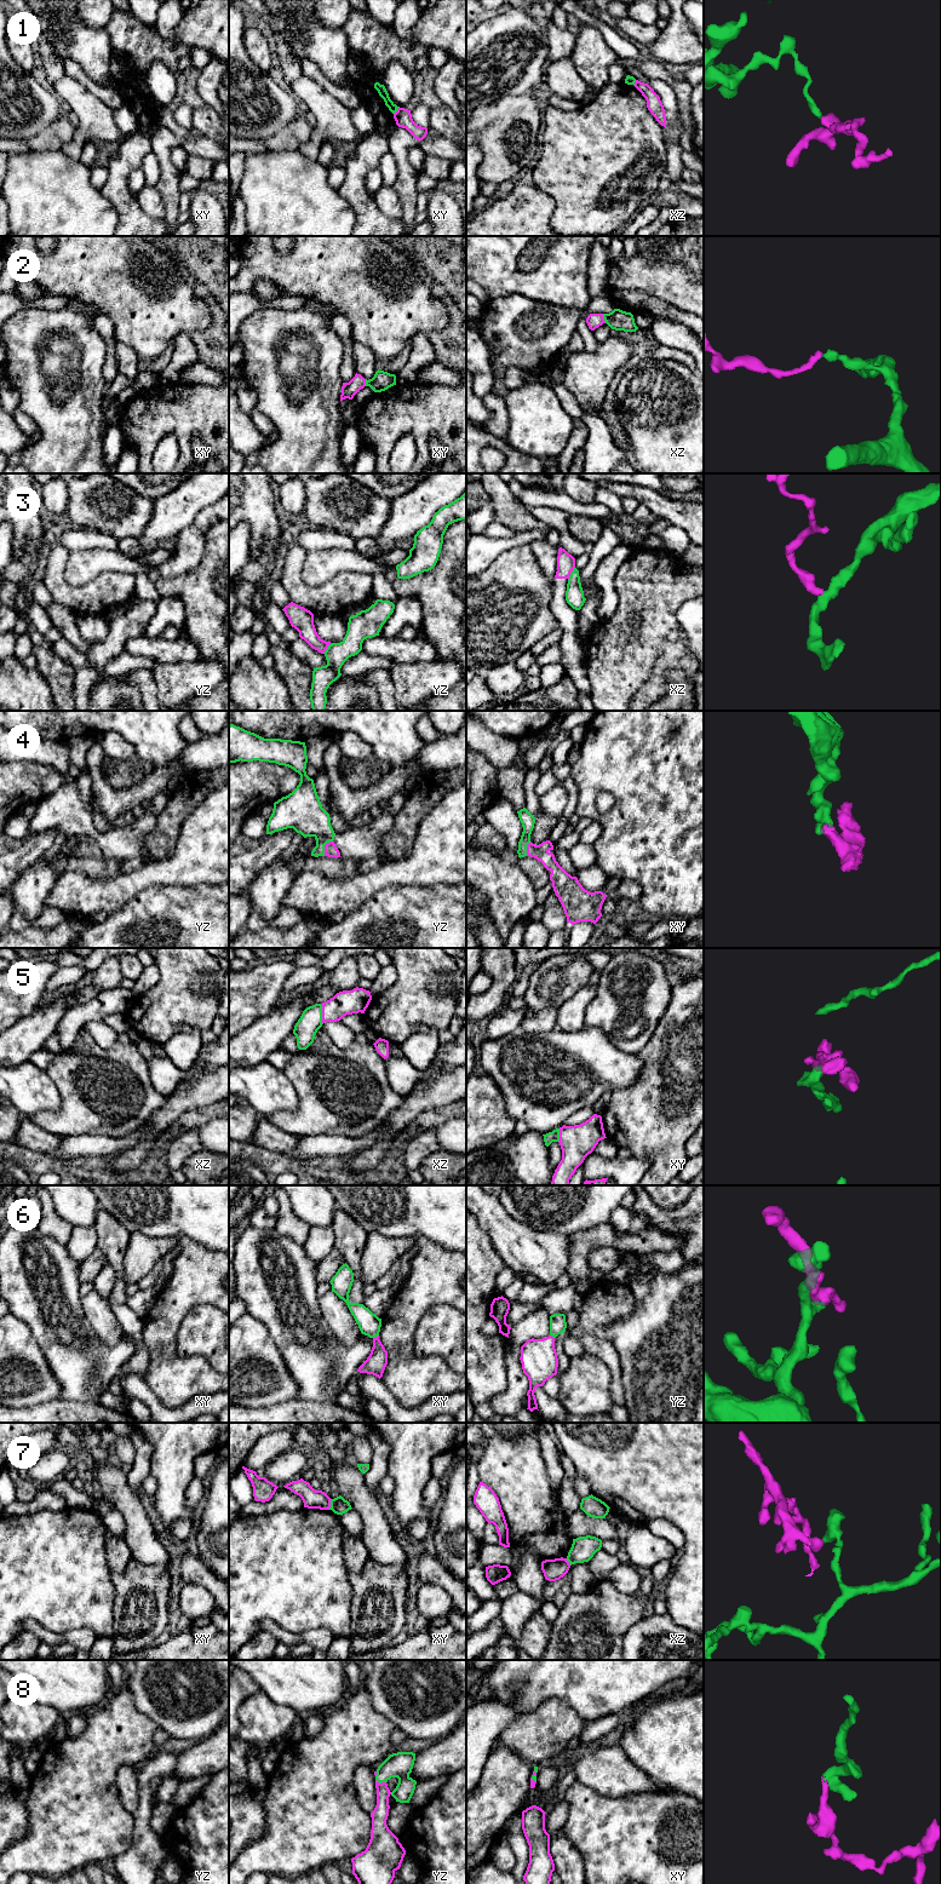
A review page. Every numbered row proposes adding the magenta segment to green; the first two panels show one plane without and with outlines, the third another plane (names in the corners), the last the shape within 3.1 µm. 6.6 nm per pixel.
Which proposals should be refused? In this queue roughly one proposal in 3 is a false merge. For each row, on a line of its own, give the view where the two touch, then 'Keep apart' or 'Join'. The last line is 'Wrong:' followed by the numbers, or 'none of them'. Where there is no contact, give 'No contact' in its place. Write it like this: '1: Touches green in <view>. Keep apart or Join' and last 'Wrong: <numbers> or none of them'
1: Touches green in xy. Keep apart
2: Touches green in xz. Join
3: Touches green in yz. Keep apart
4: Touches green in yz. Join
5: Touches green in xz. Join
6: Touches green in xy. Join
7: Touches green in xy. Keep apart
8: Touches green in yz. Join
Wrong: 1, 3, 7

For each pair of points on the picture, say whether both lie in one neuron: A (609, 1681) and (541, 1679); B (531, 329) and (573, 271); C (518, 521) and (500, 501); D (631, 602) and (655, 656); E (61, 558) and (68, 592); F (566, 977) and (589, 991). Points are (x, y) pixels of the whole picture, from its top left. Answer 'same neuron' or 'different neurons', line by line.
A: same neuron
B: different neurons
C: same neuron
D: same neuron
E: same neuron
F: different neurons

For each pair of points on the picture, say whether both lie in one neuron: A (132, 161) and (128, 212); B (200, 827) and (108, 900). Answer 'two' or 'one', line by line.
A: one
B: one

